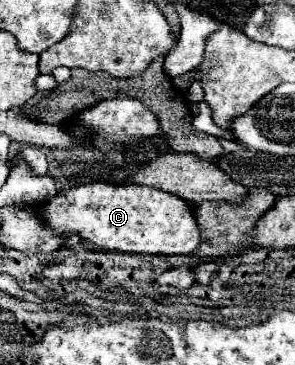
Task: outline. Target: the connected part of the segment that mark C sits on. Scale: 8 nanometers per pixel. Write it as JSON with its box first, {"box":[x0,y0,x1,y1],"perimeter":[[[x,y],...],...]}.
{"box":[41,180,201,254],"perimeter":[[[95,180],[59,192],[41,206],[41,216],[57,234],[79,234],[101,250],[143,254],[193,254],[201,244],[197,218],[185,200],[161,188]]]}

